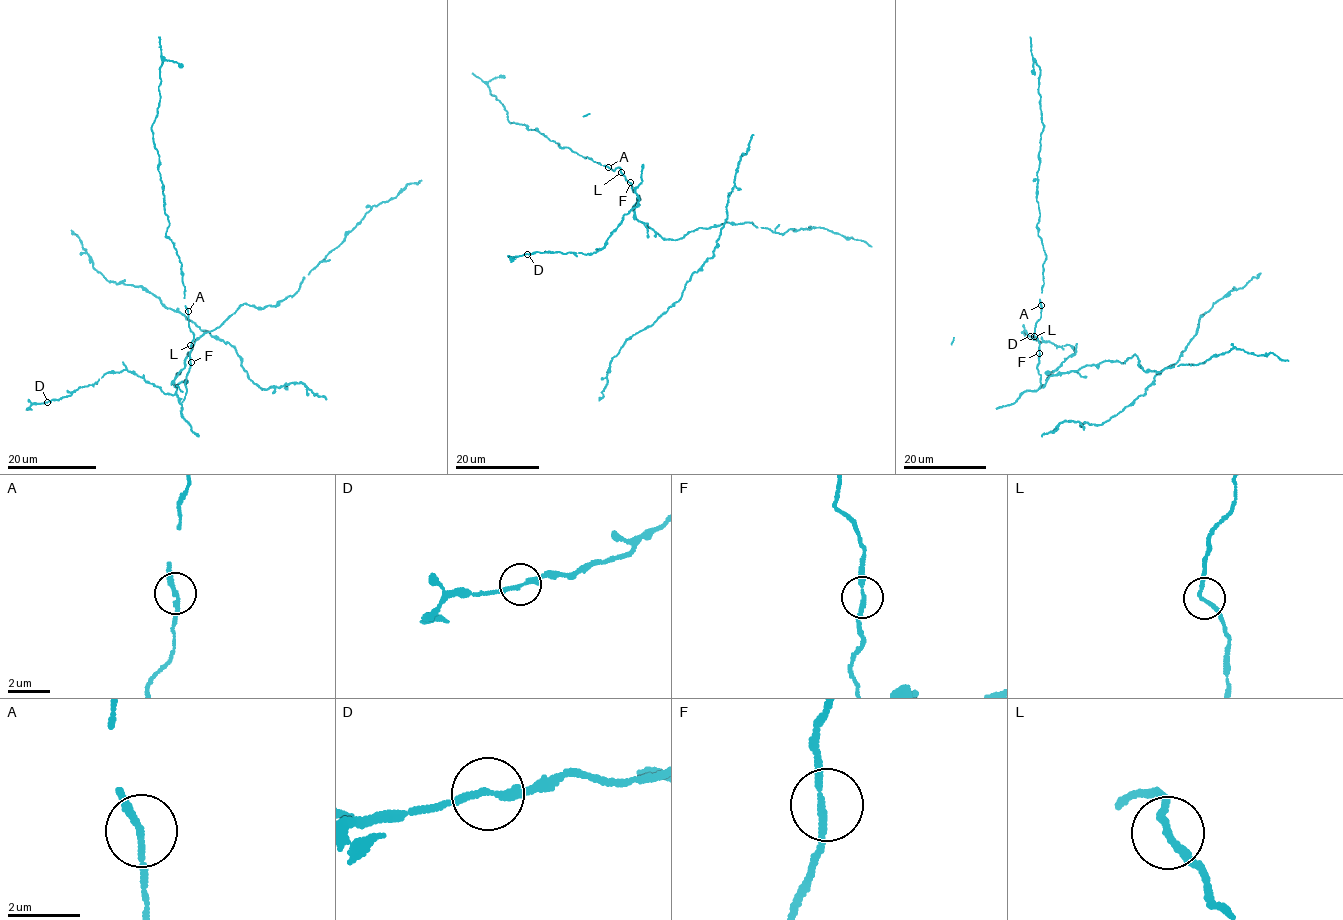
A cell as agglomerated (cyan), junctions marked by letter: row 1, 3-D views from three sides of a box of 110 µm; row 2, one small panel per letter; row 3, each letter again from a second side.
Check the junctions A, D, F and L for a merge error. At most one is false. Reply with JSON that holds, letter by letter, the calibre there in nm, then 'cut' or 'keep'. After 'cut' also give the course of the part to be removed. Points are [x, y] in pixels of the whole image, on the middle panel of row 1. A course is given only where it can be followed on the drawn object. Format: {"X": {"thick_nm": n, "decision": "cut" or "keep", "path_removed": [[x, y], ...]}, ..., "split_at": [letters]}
{"A": {"thick_nm": 170, "decision": "keep"}, "D": {"thick_nm": 200, "decision": "keep"}, "F": {"thick_nm": 170, "decision": "keep"}, "L": {"thick_nm": 160, "decision": "keep"}, "split_at": []}

